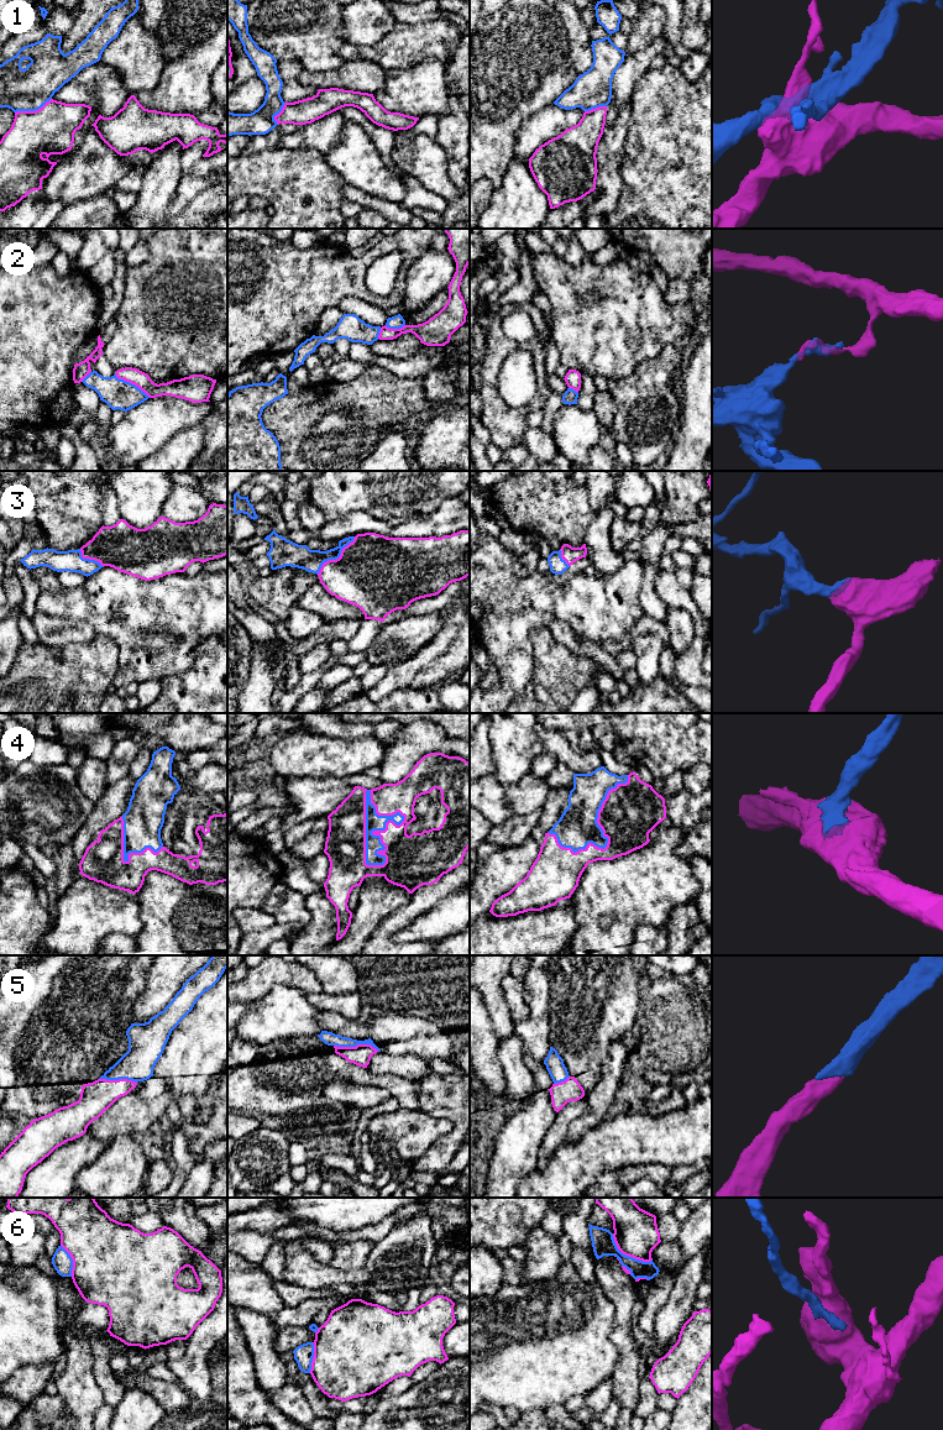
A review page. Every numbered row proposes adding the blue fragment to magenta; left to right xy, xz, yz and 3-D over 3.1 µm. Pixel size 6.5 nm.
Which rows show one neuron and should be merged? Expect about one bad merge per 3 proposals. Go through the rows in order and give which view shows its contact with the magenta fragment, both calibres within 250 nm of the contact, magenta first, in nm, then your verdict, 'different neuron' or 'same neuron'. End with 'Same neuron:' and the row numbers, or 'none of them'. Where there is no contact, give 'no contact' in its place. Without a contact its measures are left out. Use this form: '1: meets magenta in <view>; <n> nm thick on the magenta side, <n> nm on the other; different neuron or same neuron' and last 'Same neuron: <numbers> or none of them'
1: meets magenta in xy; 320 nm thick on the magenta side, 280 nm on the other; different neuron
2: meets magenta in xy; 110 nm thick on the magenta side, 190 nm on the other; different neuron
3: meets magenta in xz; 480 nm thick on the magenta side, 150 nm on the other; same neuron
4: meets magenta in xz; 260 nm thick on the magenta side, 110 nm on the other; same neuron
5: meets magenta in xz; 130 nm thick on the magenta side, 90 nm on the other; same neuron
6: meets magenta in yz; 280 nm thick on the magenta side, 150 nm on the other; different neuron
Same neuron: 3, 4, 5

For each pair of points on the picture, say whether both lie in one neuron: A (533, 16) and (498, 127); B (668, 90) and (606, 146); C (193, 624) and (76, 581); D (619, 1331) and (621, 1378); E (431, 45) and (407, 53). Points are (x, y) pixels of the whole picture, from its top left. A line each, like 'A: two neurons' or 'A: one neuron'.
A: one neuron
B: two neurons
C: two neurons
D: one neuron
E: one neuron

